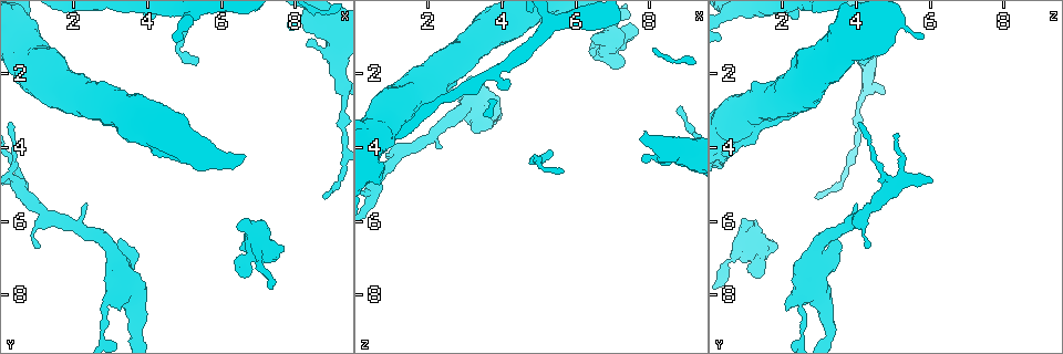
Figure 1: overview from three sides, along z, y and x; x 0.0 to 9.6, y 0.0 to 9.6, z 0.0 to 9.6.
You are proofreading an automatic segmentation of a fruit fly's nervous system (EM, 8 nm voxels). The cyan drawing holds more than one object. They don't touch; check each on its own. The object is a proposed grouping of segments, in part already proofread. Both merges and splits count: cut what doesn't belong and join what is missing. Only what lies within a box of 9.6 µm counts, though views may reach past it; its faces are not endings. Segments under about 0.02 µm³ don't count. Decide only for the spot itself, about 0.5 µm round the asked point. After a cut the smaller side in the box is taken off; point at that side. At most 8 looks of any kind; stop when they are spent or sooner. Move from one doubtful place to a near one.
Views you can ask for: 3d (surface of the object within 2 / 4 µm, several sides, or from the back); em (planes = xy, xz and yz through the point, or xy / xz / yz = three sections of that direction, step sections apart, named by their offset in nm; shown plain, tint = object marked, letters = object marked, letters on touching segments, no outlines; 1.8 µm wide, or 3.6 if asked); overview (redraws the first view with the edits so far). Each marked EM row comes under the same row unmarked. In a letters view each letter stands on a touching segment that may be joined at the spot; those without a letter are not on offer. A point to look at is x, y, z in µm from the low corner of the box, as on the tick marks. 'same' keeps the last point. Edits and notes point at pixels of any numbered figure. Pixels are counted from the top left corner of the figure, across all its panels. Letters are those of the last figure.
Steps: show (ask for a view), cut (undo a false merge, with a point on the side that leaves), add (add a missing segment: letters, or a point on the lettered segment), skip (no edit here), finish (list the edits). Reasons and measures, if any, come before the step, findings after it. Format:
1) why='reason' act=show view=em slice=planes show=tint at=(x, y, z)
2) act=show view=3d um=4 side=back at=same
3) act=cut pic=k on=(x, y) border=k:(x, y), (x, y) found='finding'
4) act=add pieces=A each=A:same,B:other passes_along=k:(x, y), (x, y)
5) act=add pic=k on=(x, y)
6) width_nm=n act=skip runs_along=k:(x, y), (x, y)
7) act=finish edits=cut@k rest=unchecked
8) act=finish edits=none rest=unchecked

why='tapers out' act=show view=em slice=xz step=16 show=tint at=(8.85, 5.40, 2.95)

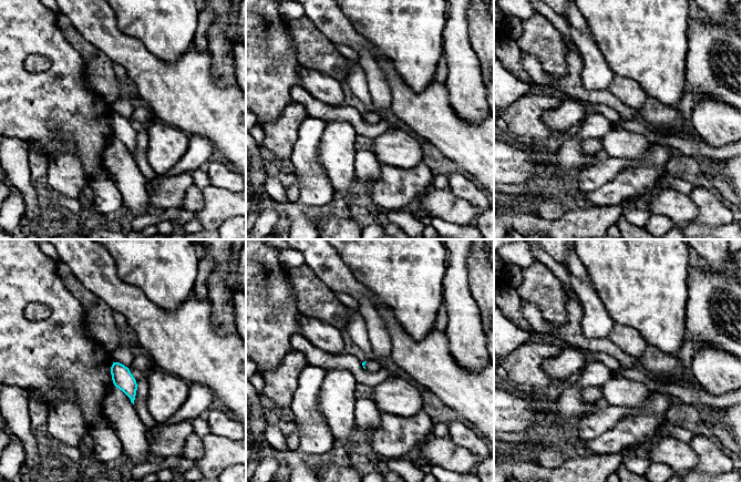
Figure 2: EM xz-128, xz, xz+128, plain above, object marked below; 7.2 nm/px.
why='another direction' act=show view=em slice=planes show=letters at=same

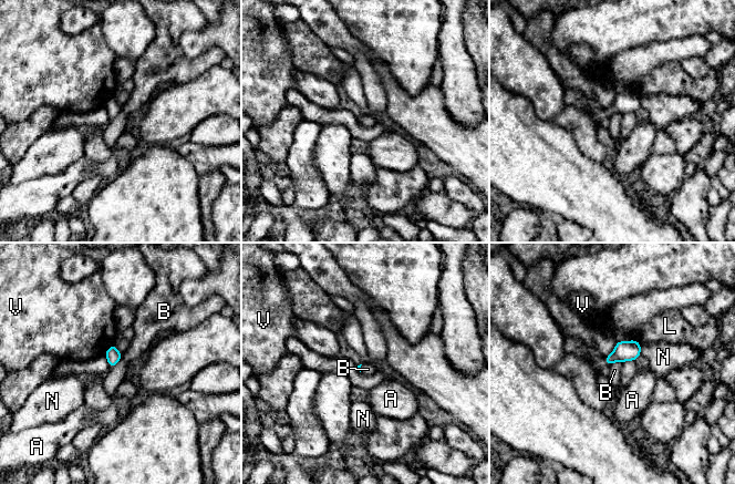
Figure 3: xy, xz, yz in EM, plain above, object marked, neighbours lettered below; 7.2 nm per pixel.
act=skip each=A:other,B:other,L:other,N:other,V:other border=3:(122, 356), (110, 368) found='no lettered segment goes on from it'

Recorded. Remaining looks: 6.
why='thick end' act=show view=em um=3.6 slice=planes show=letters at=(3.25, 8.40, 2.15)

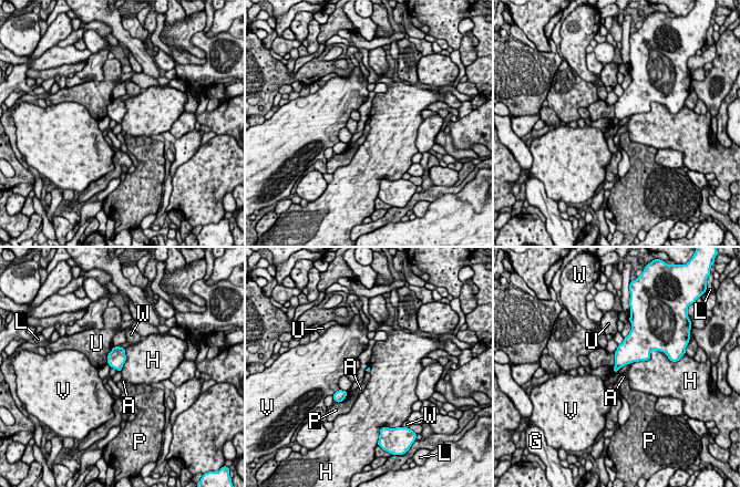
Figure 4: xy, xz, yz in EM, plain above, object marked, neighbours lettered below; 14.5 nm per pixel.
act=skip each=A:other,G:other,H:other,L:other,P:other,U:other,V:other,W:other border=4:(650, 351), (647, 360), (629, 364) found='no lettered segment goes on from it'

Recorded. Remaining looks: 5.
why='an open end' act=show view=em um=3.6 slice=xz step=8 show=letters at=(7.10, 5.95, 1.30)

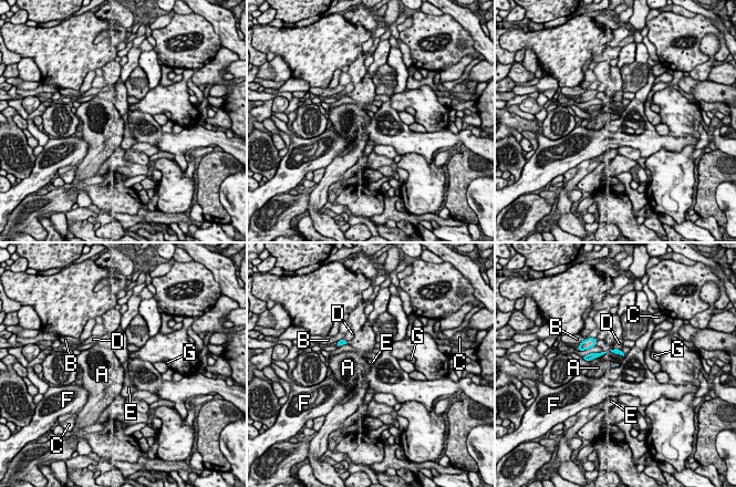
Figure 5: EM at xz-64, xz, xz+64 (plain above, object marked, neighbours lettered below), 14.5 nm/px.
act=show view=em um=3.6 slice=planes show=letters at=same

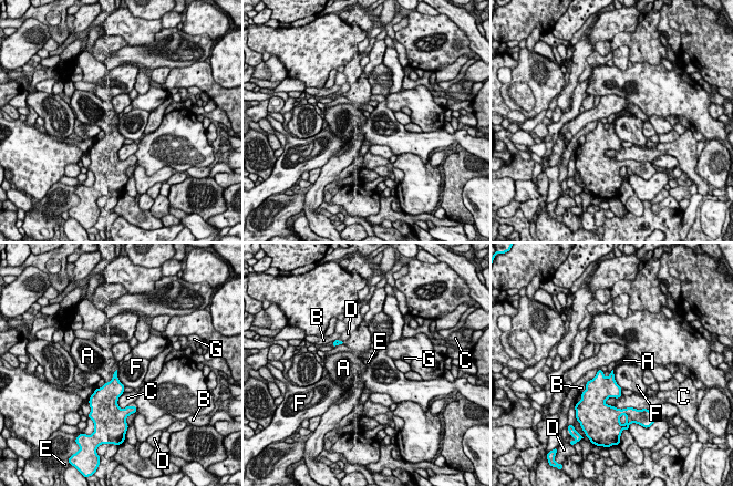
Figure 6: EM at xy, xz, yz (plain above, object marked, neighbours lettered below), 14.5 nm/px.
act=skip each=A:other,B:other,C:other,D:other,E:other,F:other,G:other border=6:(612, 370), (615, 381), (622, 389) found='none of them fits'

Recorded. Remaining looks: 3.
why='branch stops here' act=show view=em slice=xy step=4 show=letters at=(1.15, 6.65, 4.30)

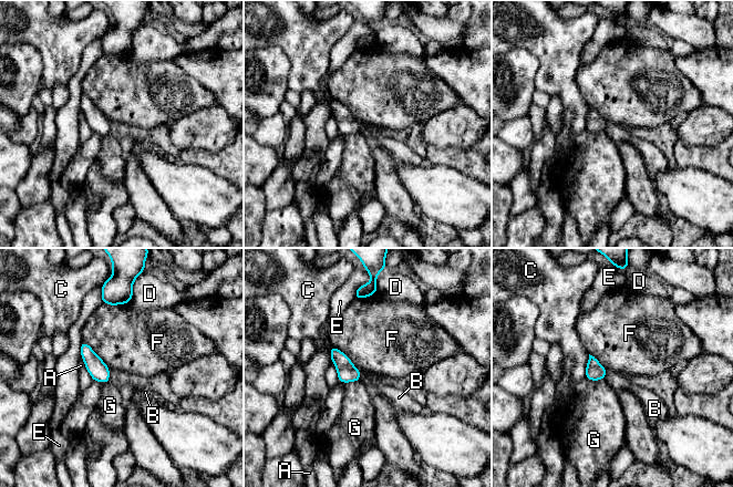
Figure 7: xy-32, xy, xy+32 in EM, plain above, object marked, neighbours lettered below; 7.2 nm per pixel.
act=skip each=A:other,B:other,C:other,D:other,E:other,F:other,G:other found='no lettered segment goes on from it'

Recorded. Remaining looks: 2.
act=finish edits=none rest=unchecked

